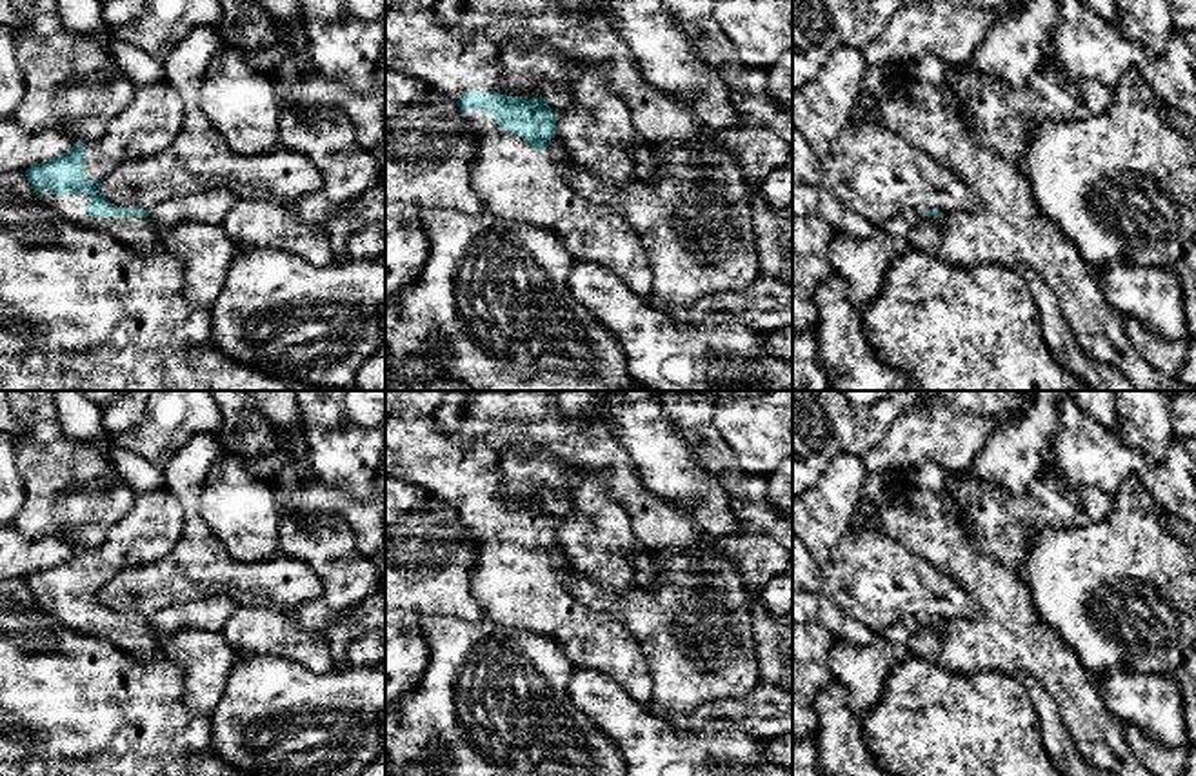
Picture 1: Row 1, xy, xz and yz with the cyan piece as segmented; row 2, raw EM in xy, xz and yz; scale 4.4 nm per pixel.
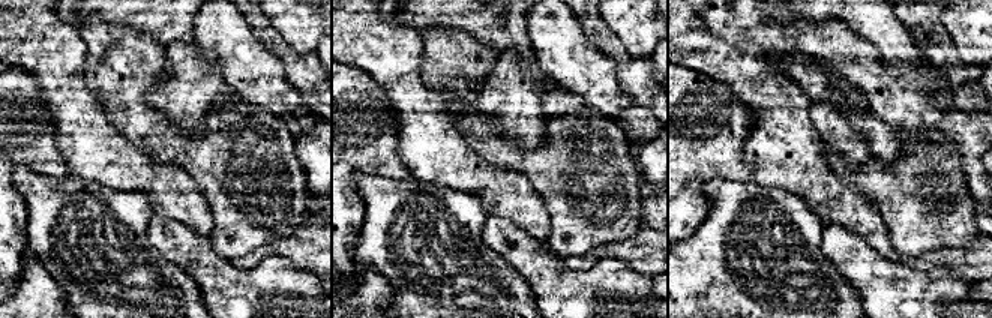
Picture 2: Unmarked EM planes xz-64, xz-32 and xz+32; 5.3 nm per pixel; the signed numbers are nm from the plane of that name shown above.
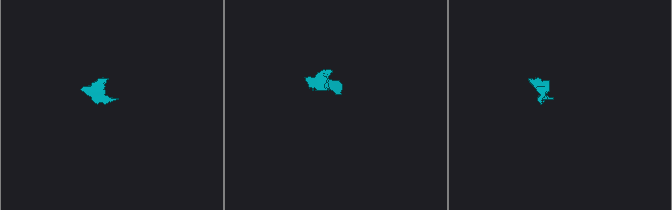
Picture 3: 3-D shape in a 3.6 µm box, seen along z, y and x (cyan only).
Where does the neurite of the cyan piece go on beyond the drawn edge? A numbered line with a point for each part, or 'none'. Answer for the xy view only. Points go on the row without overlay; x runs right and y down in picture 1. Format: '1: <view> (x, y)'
1: xy (137, 640)

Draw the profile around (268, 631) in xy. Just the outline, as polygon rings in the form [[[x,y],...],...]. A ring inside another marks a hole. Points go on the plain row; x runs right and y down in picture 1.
[[[238,607],[225,622],[222,636],[240,656],[278,656],[314,674],[336,669],[325,631],[302,629],[282,609]]]

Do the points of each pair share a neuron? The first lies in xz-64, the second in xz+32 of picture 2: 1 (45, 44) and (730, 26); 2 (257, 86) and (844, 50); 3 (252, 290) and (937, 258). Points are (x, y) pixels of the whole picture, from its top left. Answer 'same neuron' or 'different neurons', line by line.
1: different neurons
2: different neurons
3: different neurons

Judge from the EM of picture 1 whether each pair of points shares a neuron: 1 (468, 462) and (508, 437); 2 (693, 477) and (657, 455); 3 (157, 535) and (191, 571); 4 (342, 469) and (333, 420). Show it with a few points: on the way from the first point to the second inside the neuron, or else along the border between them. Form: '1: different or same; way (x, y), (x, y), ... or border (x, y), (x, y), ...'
1: different; border (449, 437), (460, 444), (484, 440), (498, 455)
2: same; way (684, 477), (678, 477), (666, 464)
3: different; border (186, 515), (180, 538), (164, 557), (131, 566)
4: same; way (342, 457), (340, 433)

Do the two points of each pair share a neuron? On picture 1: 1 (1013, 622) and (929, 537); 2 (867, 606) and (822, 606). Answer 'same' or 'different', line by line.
1: same
2: different

